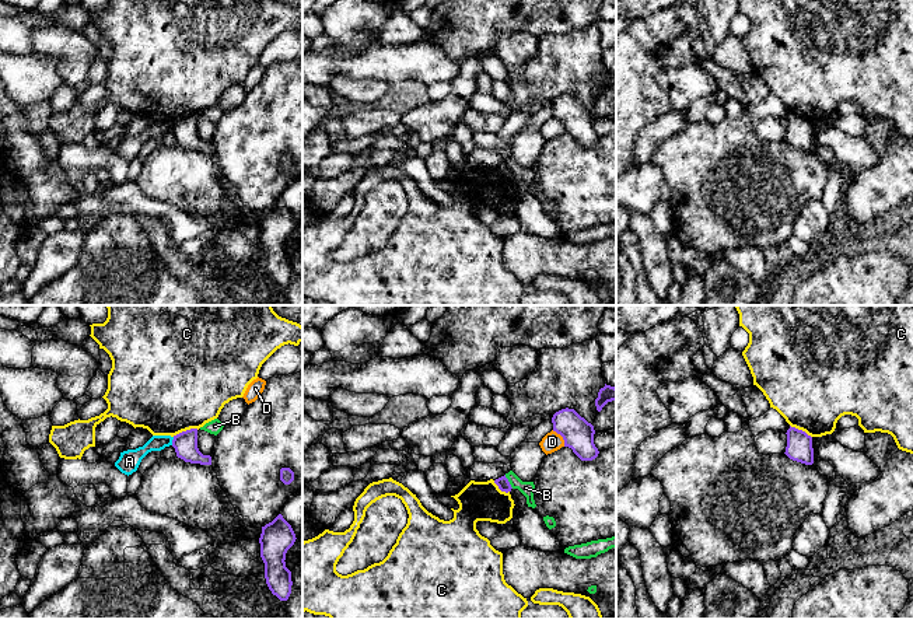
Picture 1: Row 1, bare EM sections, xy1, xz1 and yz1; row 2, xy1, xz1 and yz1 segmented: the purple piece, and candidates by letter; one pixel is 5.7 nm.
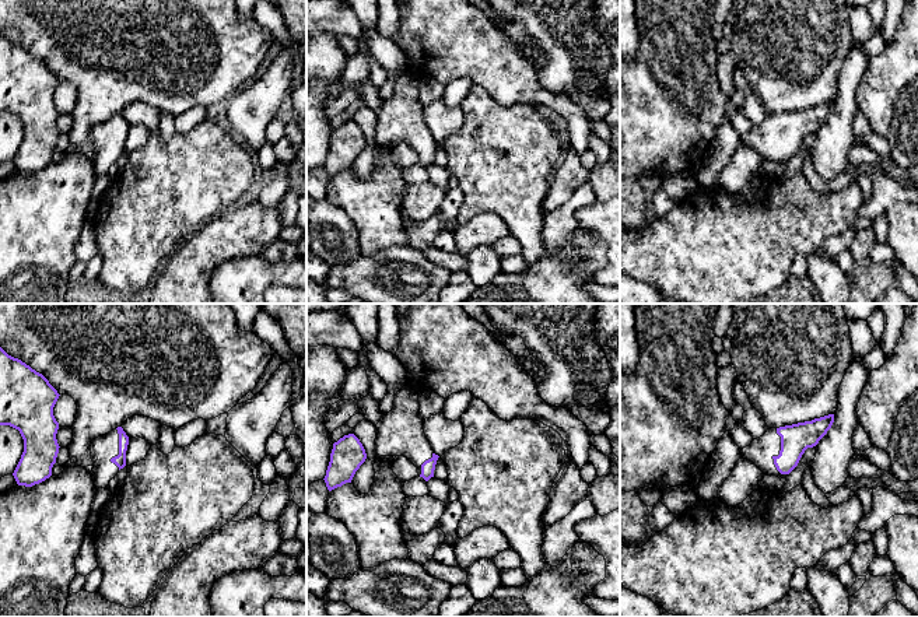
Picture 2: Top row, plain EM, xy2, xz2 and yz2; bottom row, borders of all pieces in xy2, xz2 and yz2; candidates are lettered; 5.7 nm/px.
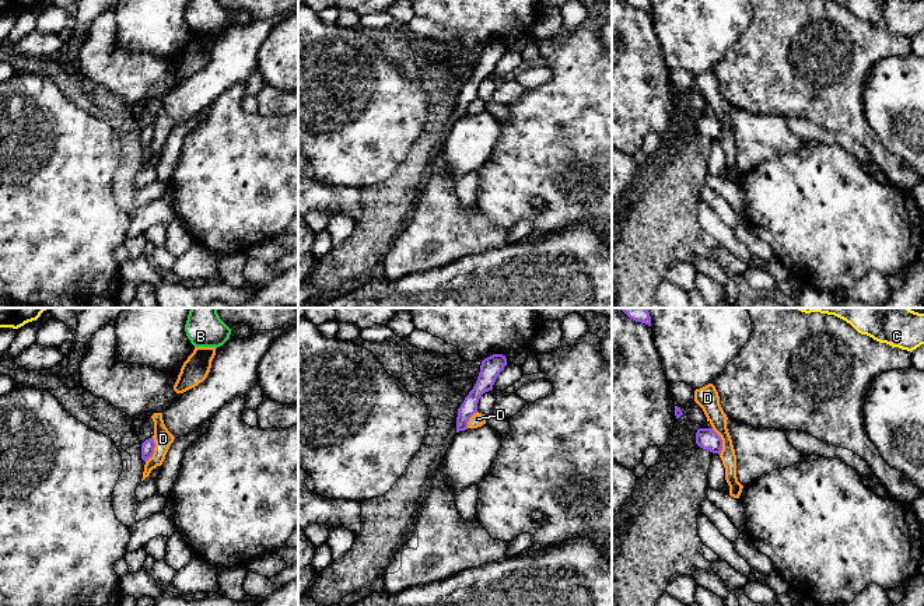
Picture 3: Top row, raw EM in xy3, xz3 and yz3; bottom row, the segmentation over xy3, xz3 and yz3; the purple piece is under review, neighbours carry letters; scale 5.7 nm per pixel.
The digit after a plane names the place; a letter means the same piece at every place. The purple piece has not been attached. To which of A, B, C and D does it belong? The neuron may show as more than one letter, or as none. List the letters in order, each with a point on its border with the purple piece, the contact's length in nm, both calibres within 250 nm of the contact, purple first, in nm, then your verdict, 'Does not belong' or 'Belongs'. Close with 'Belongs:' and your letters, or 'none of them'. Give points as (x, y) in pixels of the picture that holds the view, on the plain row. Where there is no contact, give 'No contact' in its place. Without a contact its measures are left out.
A: Touches purple at xy1 (172, 128). Shared border 50 nm. Thickness 140 nm (purple) against 100 nm. Does not belong
B: Touches purple at xz1 (509, 168). Shared border 90 nm. Thickness 70 nm (purple) against 80 nm. Does not belong
C: Touches purple at xy1 (186, 116). Shared border 160 nm. Thickness 140 nm (purple) against 500 nm. Does not belong
D: Touches purple at yz3 (721, 128). Shared border 160 nm. Thickness 120 nm (purple) against 120 nm. Does not belong
Belongs: none of them

